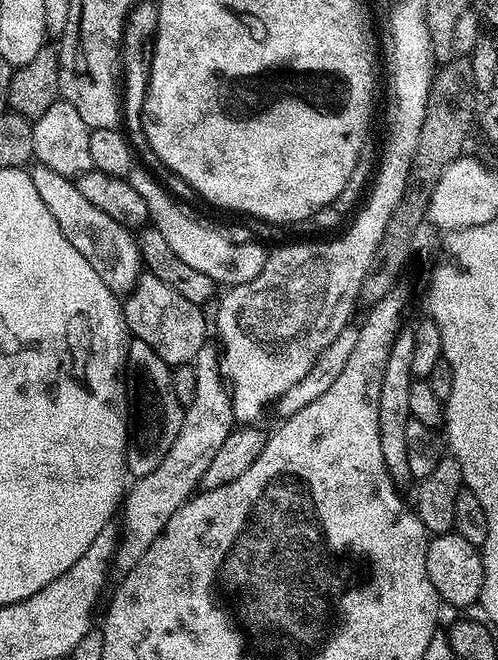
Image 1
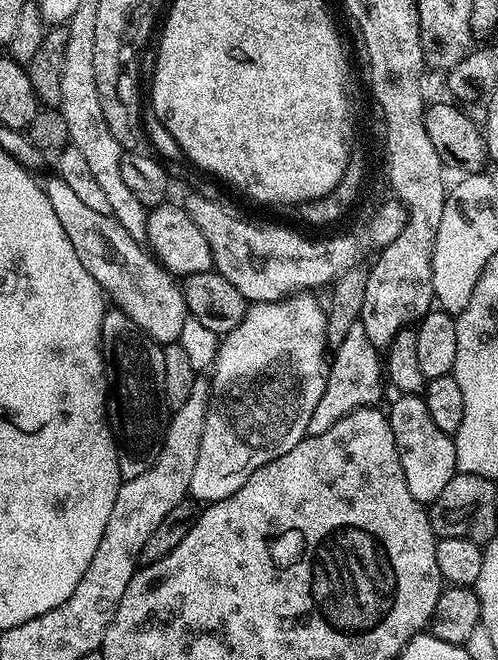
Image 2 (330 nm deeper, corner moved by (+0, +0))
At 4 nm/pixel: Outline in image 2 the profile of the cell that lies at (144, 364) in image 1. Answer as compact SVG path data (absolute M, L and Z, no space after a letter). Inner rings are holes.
M119 306L105 311L100 327L100 353L108 383L108 425L116 440L121 481L138 478L158 462L170 419L166 402L164 350L134 323Z

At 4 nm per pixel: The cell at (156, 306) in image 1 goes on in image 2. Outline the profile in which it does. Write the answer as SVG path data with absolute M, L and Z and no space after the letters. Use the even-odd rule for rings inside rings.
M52 178L49 184L43 185L43 189L46 198L50 198L50 206L54 206L54 214L58 214L58 222L62 222L62 230L66 230L66 238L70 238L74 246L74 254L78 254L82 266L86 266L94 282L98 282L111 299L112 296L116 299L113 301L151 340L155 340L161 346L177 343L181 339L180 335L183 334L184 327L190 324L188 307L184 301L181 285L170 279L169 273L157 263L153 253L146 250L141 241L130 238L130 234L122 230L122 226L112 215L98 214L98 210L93 210L90 206L83 204L74 195L74 190L66 186L66 182L62 182L59 178Z

